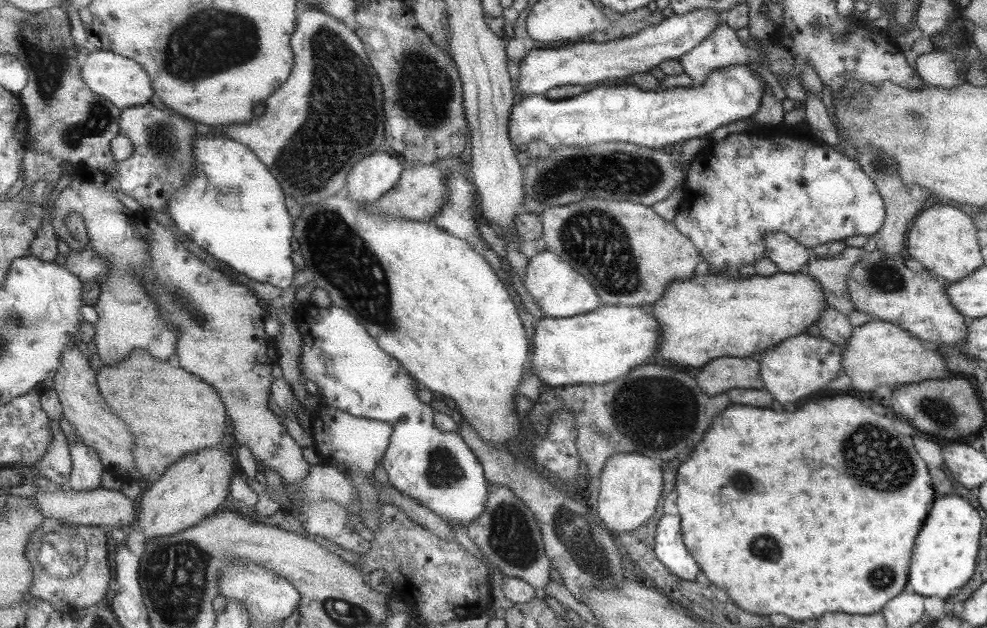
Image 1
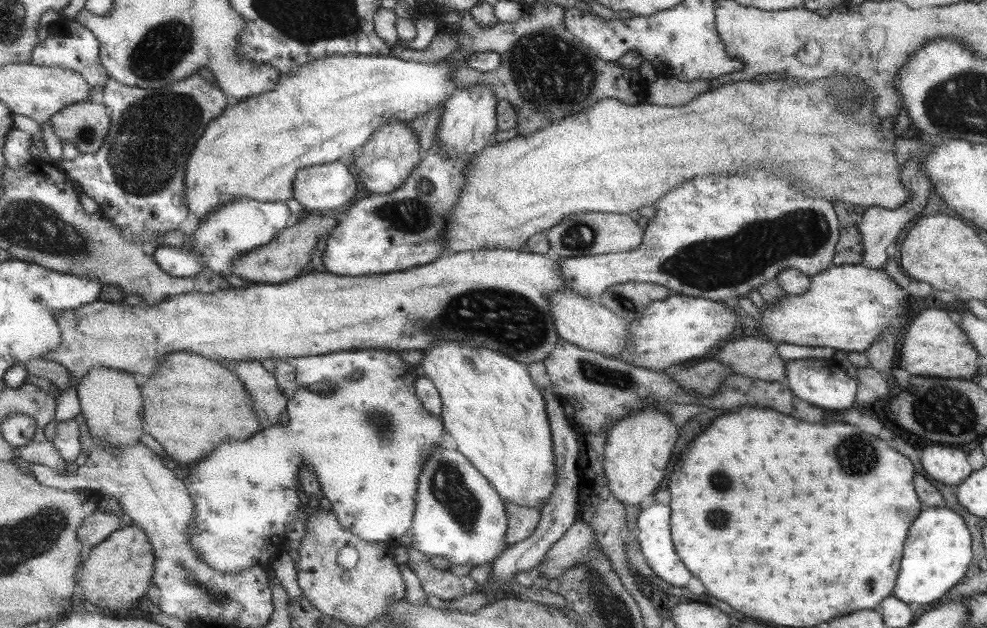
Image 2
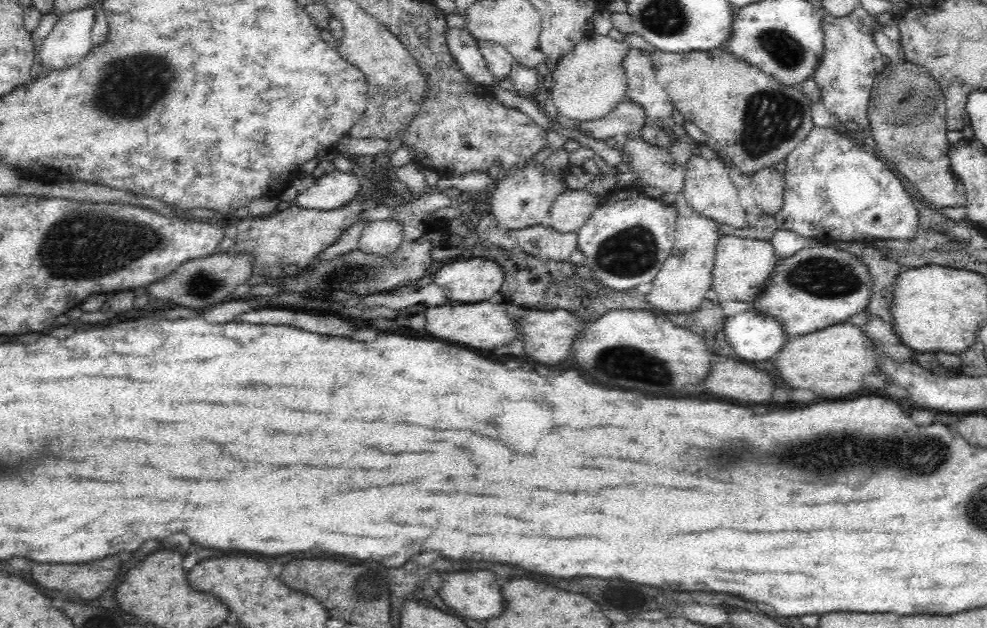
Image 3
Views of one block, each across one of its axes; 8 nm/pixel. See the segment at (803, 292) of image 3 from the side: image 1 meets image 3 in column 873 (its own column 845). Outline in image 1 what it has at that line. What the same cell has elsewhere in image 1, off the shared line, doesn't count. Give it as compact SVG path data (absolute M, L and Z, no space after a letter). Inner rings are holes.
M883 250L869 254L865 252L861 256L845 280L853 310L869 314L871 320L877 322L891 322L907 330L917 340L933 342L933 346L959 346L967 336L969 320L957 312L957 308L947 298L947 290L943 290L933 280L933 276L927 276L925 272L913 274L903 262L895 258L897 256L885 254Z

